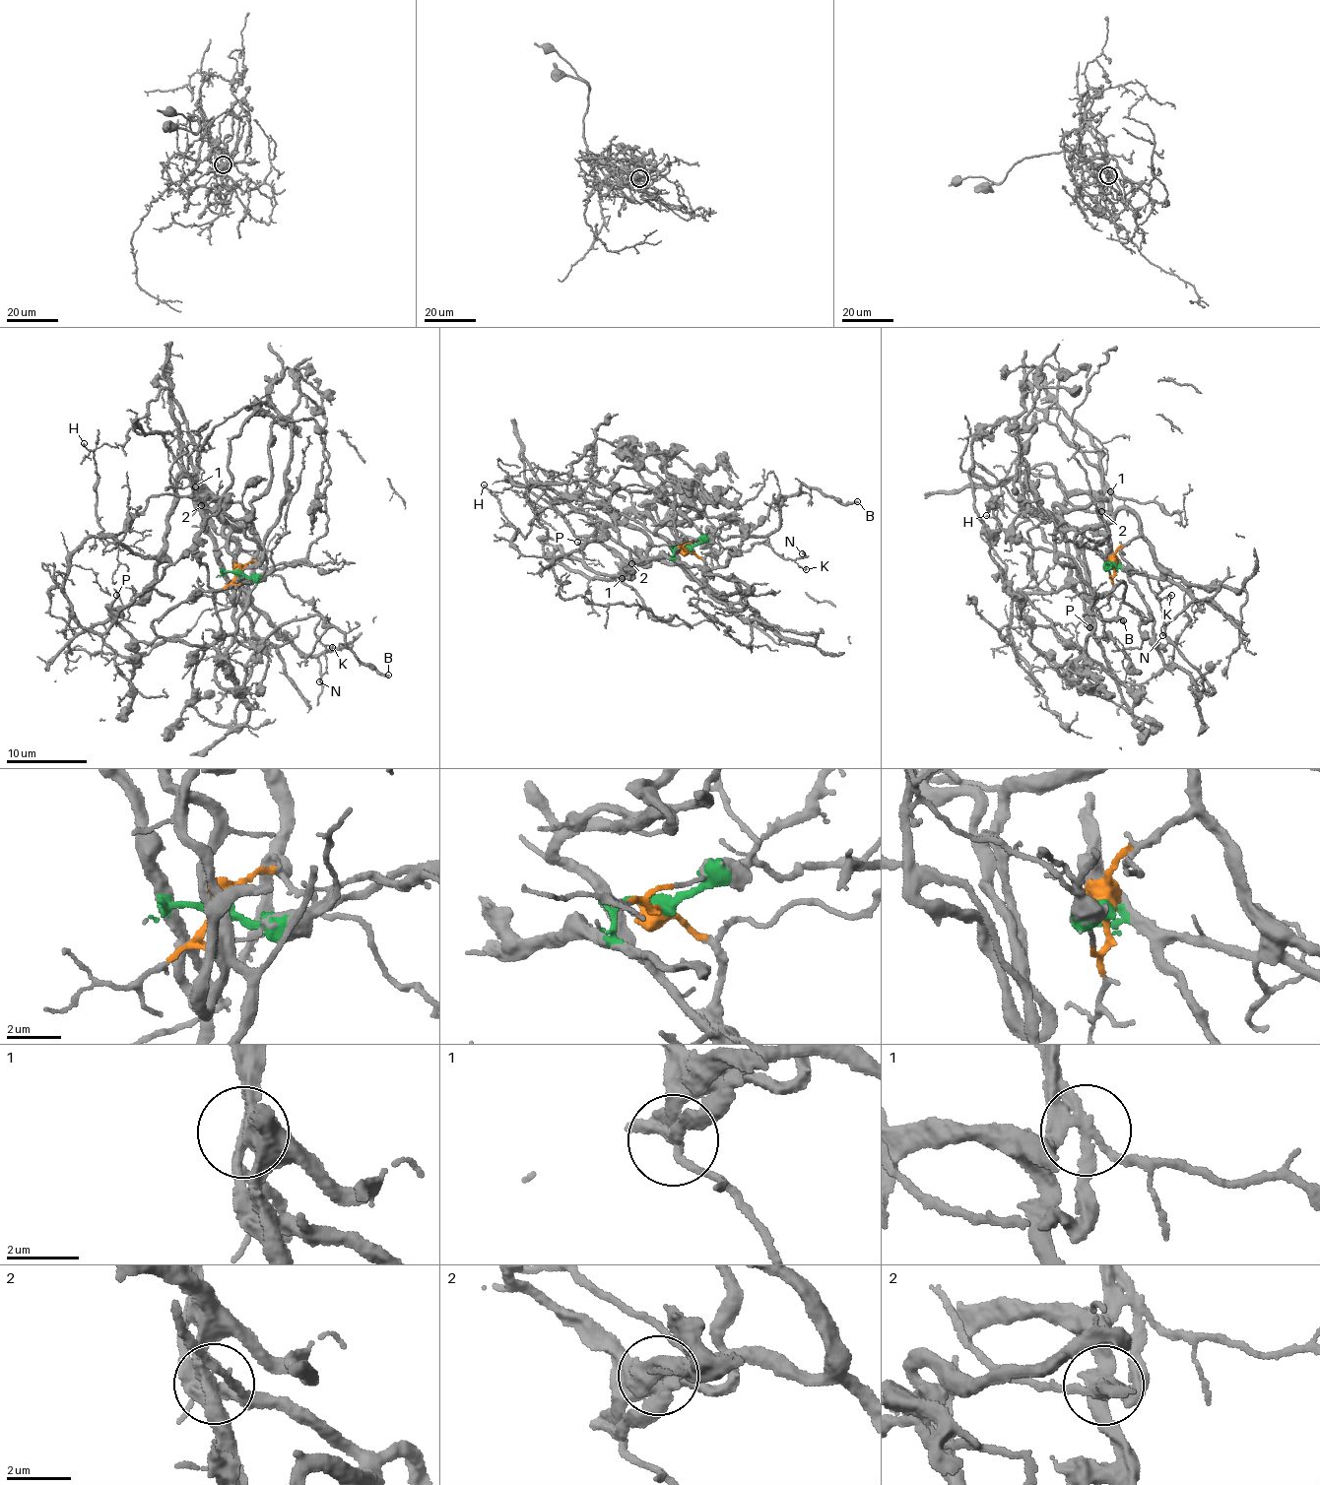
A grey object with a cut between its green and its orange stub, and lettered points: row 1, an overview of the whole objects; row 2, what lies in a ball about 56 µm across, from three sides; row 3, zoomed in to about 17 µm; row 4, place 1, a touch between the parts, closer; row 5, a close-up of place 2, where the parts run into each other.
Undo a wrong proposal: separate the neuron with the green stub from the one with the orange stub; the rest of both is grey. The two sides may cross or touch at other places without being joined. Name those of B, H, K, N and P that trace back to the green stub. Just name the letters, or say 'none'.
B, P

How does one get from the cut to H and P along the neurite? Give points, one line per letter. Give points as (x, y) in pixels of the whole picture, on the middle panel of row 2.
H: (687, 548), (705, 568), (700, 580), (643, 558), (612, 578), (569, 558), (523, 492), (483, 484)
P: (687, 548), (677, 548), (668, 559), (626, 564), (600, 544), (597, 533), (609, 523), (600, 538), (576, 542)

